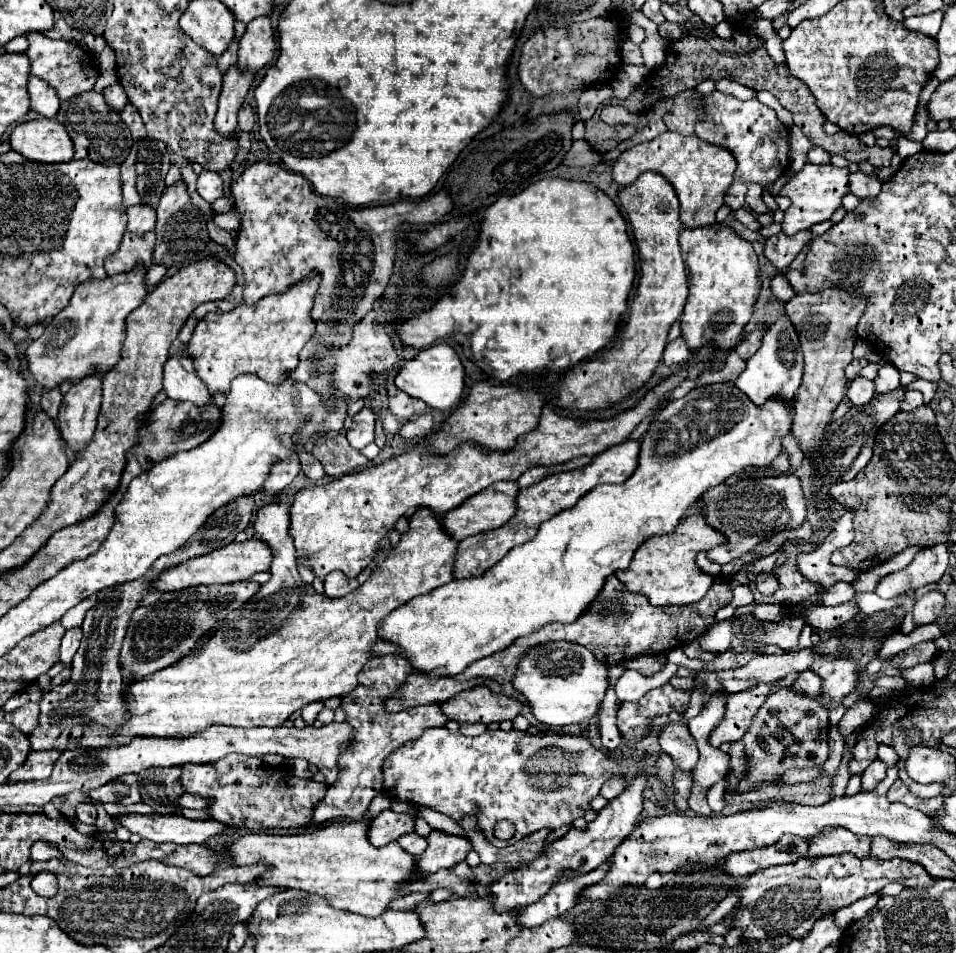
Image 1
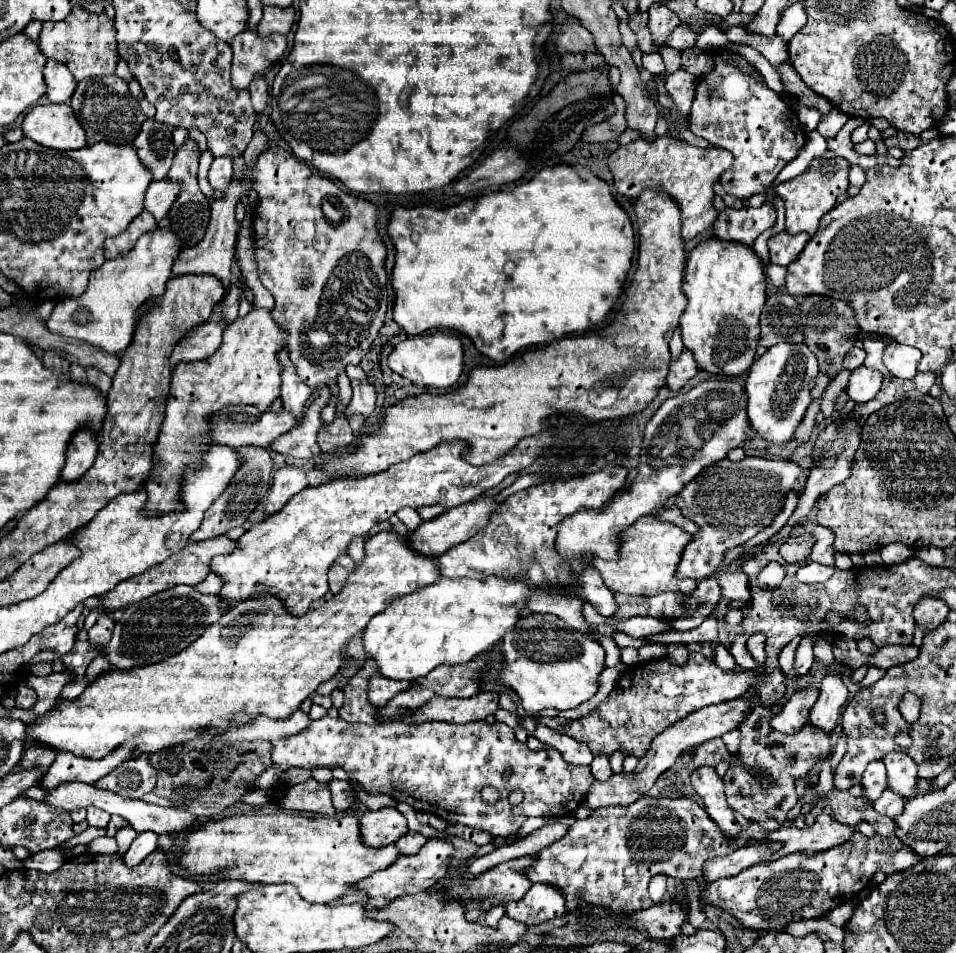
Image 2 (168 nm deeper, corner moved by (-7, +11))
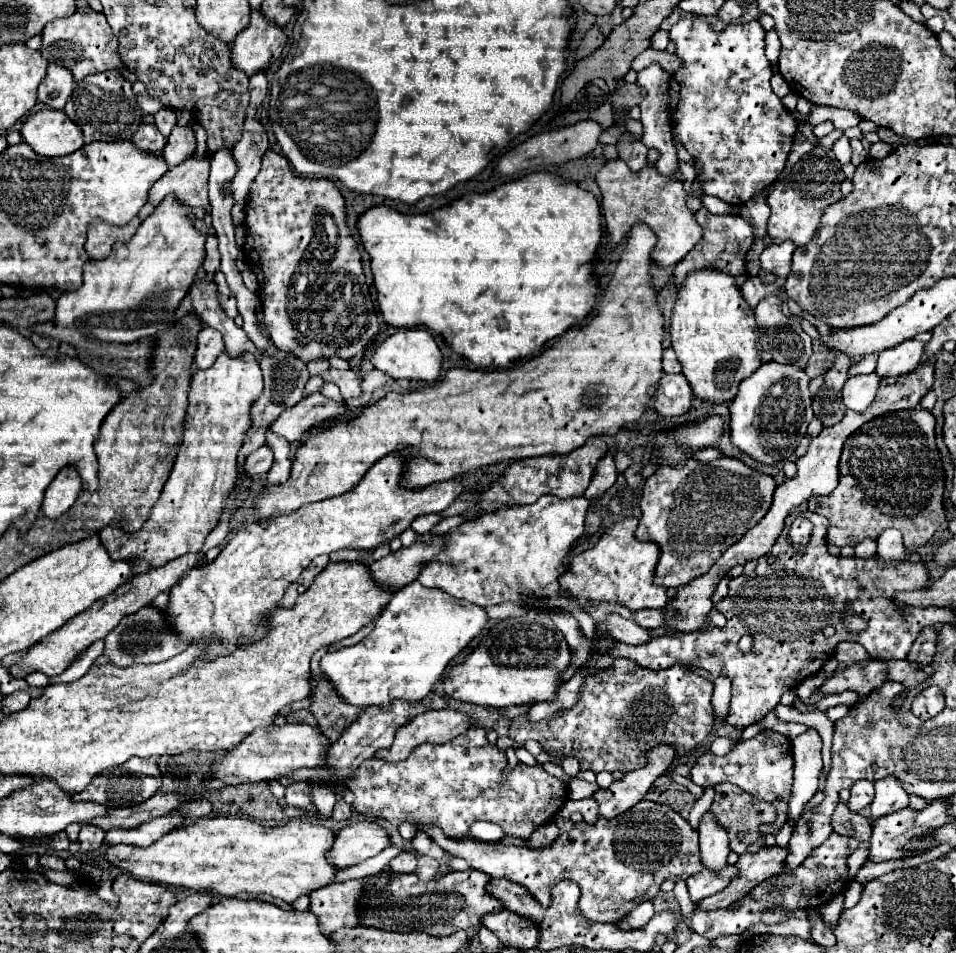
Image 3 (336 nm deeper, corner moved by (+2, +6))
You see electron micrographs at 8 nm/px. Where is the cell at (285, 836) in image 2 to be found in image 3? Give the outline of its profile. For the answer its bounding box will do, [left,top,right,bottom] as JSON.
[102,816,336,902]

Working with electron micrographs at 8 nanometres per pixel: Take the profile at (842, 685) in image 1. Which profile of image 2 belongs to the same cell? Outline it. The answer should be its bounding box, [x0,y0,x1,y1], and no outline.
[809,671,849,733]

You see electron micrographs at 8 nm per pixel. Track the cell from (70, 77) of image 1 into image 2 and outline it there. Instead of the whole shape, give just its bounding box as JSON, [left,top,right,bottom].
[39,7,117,81]

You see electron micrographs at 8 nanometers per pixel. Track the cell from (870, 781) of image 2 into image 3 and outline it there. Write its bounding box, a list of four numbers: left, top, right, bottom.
[848,780,874,812]

